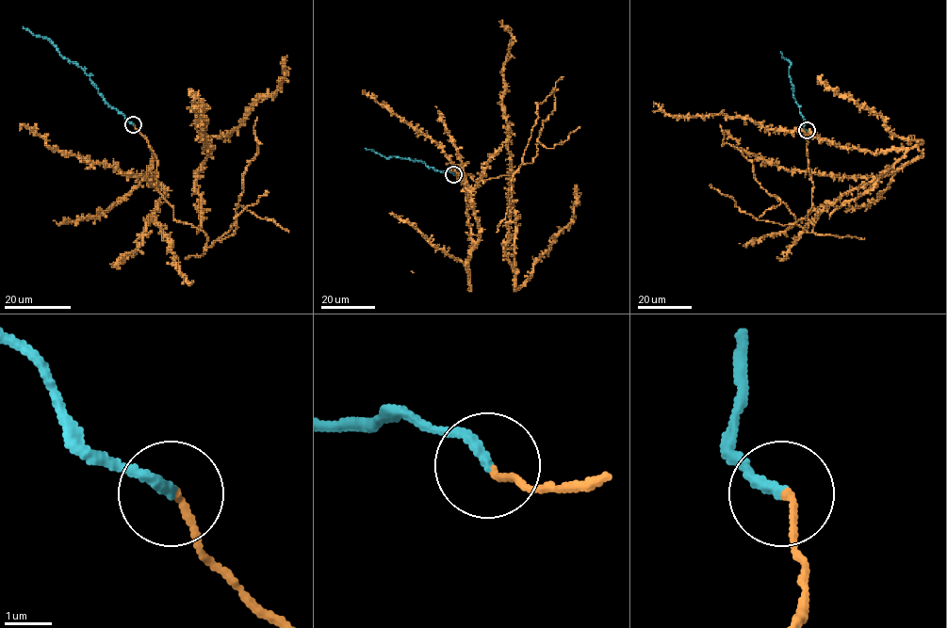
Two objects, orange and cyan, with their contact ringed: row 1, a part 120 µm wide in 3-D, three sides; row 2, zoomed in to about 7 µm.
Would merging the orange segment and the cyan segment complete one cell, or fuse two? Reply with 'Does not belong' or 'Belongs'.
Belongs

